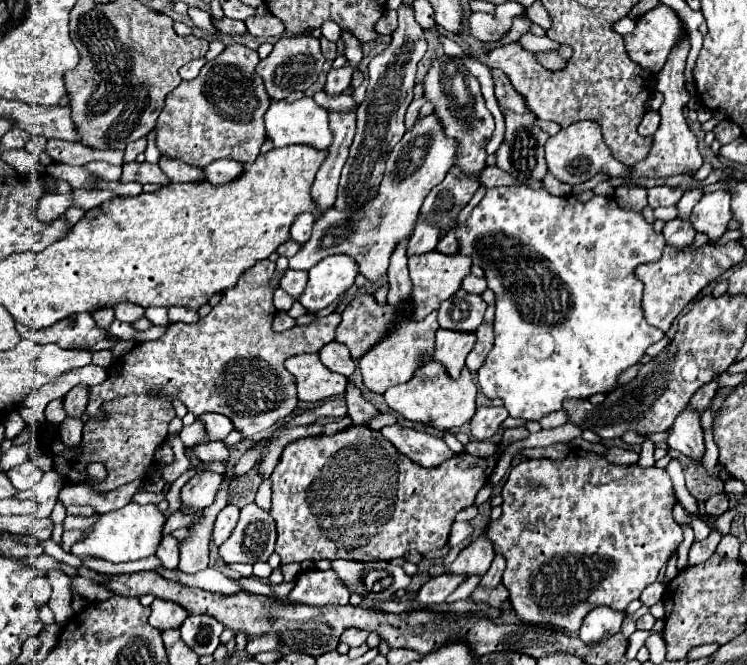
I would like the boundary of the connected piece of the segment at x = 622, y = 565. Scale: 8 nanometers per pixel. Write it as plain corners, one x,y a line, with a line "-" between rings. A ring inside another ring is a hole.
571,448
569,450
571,456
565,456
563,460
549,460
549,458
539,458
539,460
521,460
509,474
505,486
503,486
503,514
499,520
489,522
487,528
487,536
493,542
493,548
497,552
501,552
507,560
507,568
505,568
505,578
503,582
507,584
511,596
511,604
513,610
517,614
517,618
525,624
551,624
551,626
559,626
565,628
571,634
577,634
581,628
583,618
587,616
587,612
591,612
597,606
609,606
613,610
625,612
625,608
629,606
629,602
637,600
641,596
641,592
653,584
659,576
659,570
667,564
669,556
677,550
677,546
683,540
683,532
677,526
677,522
671,516
671,508
675,504
675,494
673,494
673,486
671,480
667,476
667,472
663,468
641,468
639,464
631,464
631,466
615,466
611,462
605,460
605,456
597,456
593,452
585,452
581,448

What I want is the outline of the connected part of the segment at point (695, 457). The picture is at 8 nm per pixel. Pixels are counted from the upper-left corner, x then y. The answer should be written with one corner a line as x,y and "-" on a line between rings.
685,408
677,416
667,444
673,446
673,450
679,450
685,456
689,456
695,464
701,464
703,454
705,454
703,430
699,424
699,416
691,408

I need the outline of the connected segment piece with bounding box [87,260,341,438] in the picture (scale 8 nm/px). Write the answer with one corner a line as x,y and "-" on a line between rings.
259,260
253,268
243,272
237,286
227,288
221,296
221,302
197,324
171,324
167,328
167,334
135,344
127,354
121,358
115,358
113,364
107,368
105,382
97,386
89,386
89,404
87,414
93,420
103,420
105,412
101,410
103,404
113,402
117,398
129,396
129,394
145,394
145,396
157,396
163,400
175,400
179,398
189,412
195,416
217,412
231,418
233,426
241,430
245,436
255,436
265,430
269,430
273,424
281,422
285,416
293,412
297,406
297,392
295,392
295,378
285,370
283,362
293,354
303,352
319,352
321,346
331,342
335,338
335,326
340,323
341,315
333,312
328,316
317,318
304,326
295,326
284,332
275,332
271,328
273,318
277,314
273,306
273,290
269,288
269,278
273,276
275,262
271,260

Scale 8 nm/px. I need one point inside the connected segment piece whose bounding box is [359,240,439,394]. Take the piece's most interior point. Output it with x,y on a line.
393,360

